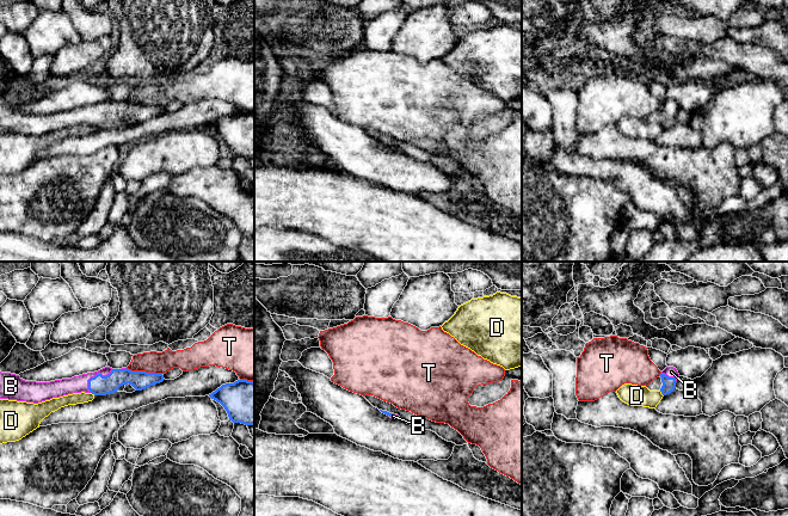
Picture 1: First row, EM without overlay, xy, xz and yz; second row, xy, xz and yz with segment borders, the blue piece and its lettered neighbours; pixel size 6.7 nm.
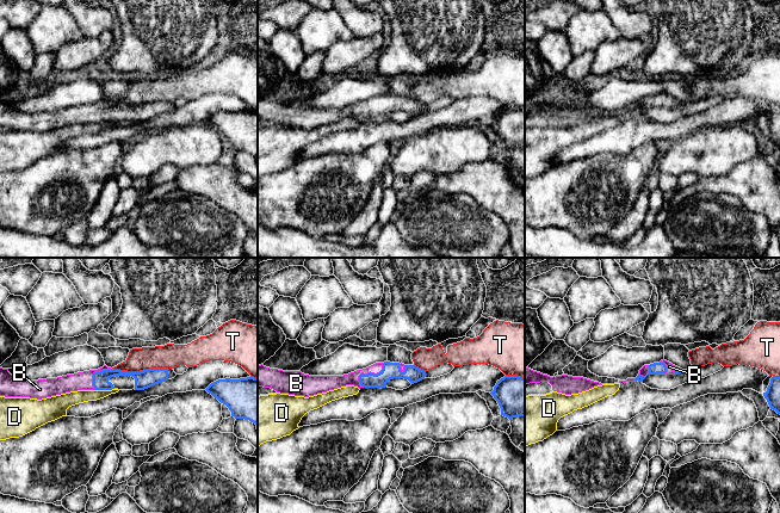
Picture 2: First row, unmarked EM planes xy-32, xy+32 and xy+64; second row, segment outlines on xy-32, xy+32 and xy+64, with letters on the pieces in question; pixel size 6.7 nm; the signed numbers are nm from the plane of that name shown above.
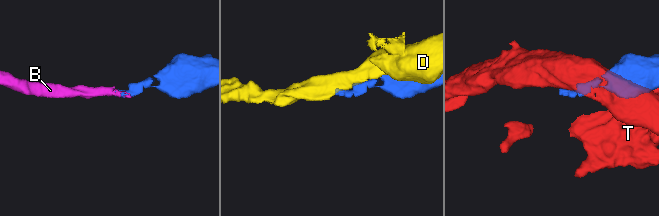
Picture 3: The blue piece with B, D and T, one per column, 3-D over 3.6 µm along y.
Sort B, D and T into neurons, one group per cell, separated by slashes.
B / D / T

